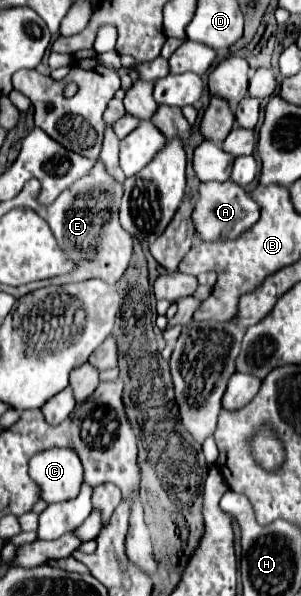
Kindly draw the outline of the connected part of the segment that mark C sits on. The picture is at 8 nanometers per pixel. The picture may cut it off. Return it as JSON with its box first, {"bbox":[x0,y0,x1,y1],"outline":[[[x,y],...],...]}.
{"bbox":[29,446,83,504],"outline":[[[53,446],[37,452],[29,460],[29,474],[47,504],[75,498],[83,482],[81,460],[71,448]]]}

